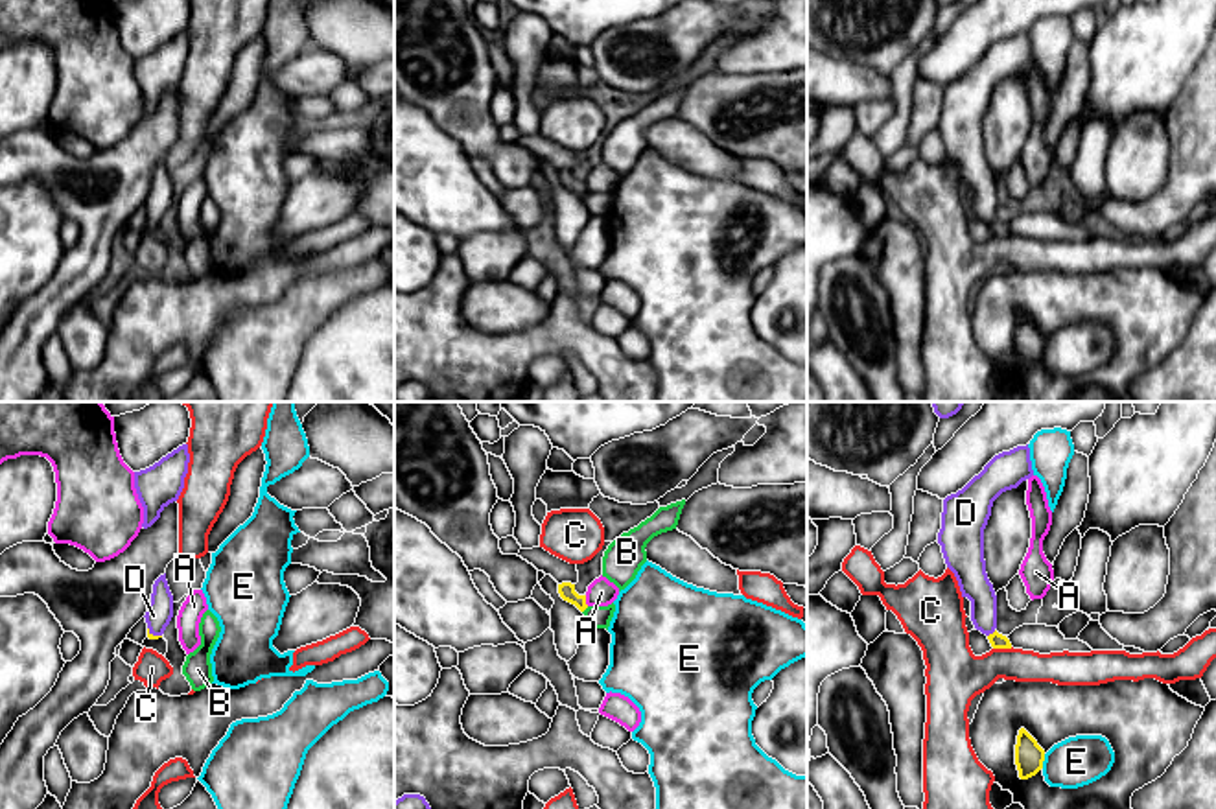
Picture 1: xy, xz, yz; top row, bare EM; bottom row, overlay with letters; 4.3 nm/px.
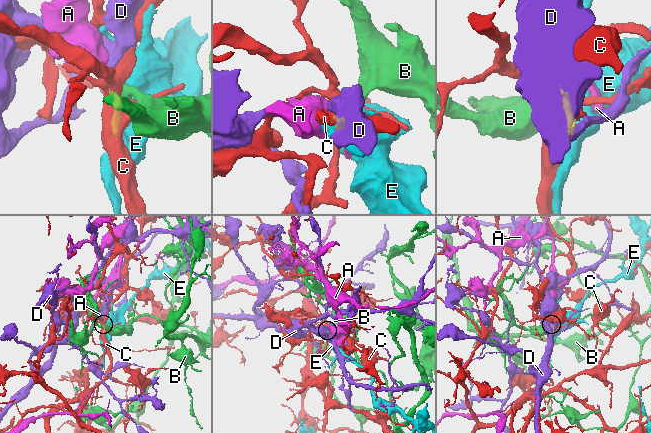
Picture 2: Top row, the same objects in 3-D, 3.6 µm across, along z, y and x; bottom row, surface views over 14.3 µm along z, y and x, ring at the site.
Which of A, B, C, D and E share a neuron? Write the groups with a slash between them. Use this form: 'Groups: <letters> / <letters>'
Groups: A / B / C / D / E

